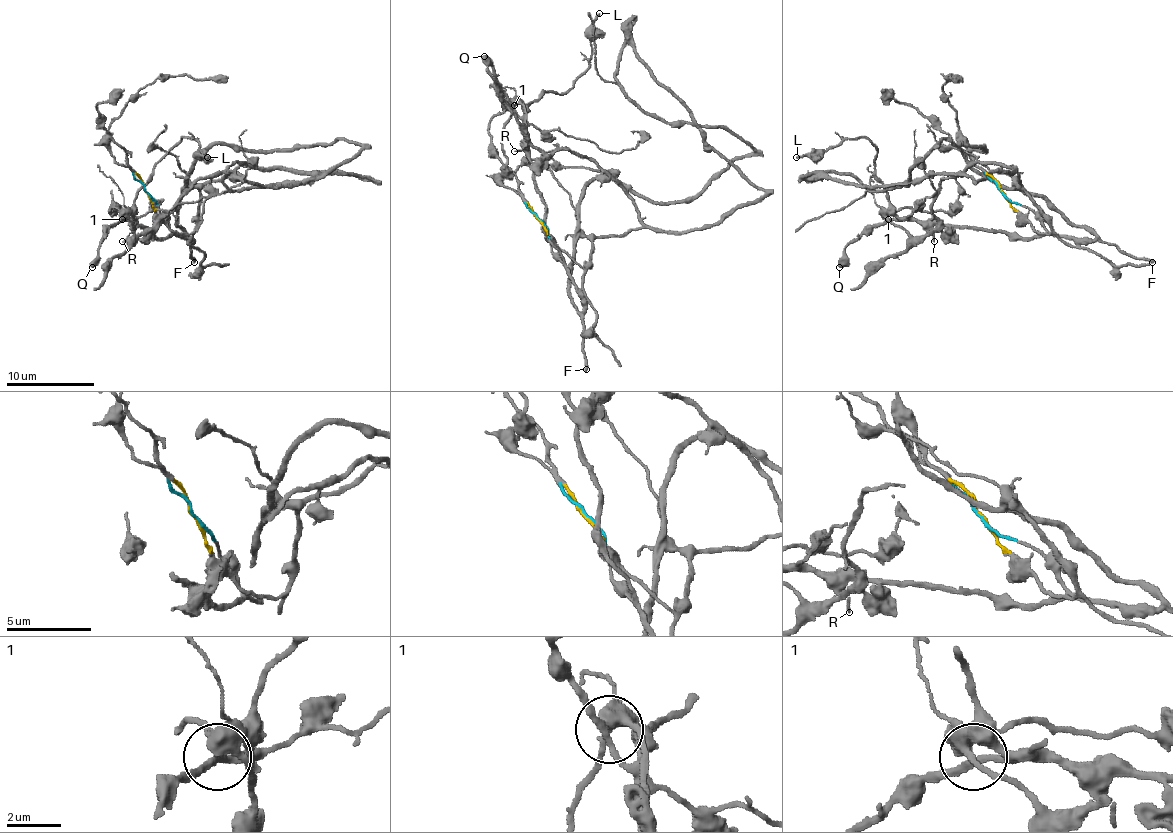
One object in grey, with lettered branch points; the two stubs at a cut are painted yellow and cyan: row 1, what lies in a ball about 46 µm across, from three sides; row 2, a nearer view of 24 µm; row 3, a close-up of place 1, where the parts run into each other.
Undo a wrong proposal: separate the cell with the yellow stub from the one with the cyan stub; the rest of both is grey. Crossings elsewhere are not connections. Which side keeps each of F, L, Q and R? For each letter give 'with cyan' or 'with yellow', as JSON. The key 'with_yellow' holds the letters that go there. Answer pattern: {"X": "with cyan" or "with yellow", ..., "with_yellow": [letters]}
{"F": "with cyan", "L": "with cyan", "Q": "with cyan", "R": "with cyan", "with_yellow": []}

